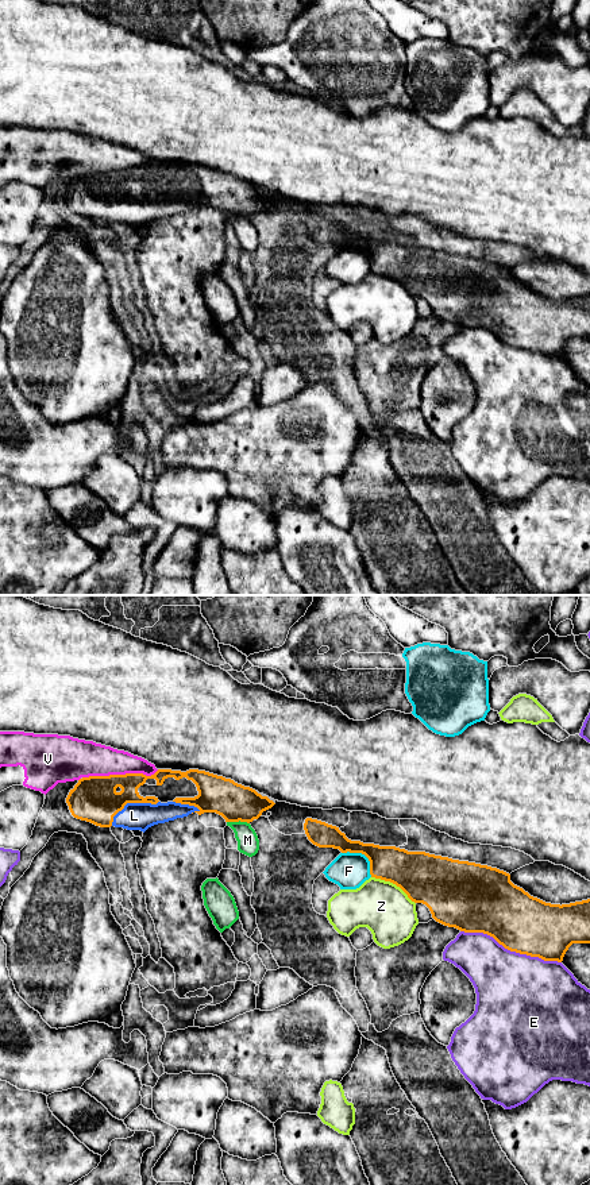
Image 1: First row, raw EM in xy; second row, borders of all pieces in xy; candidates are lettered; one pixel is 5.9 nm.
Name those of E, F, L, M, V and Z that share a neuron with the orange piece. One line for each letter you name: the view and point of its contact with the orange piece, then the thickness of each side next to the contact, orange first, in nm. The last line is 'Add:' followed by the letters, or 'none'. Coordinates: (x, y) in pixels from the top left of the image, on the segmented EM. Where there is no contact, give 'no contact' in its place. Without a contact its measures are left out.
L: xy (131, 802) | 280/160 nm
Add: L

